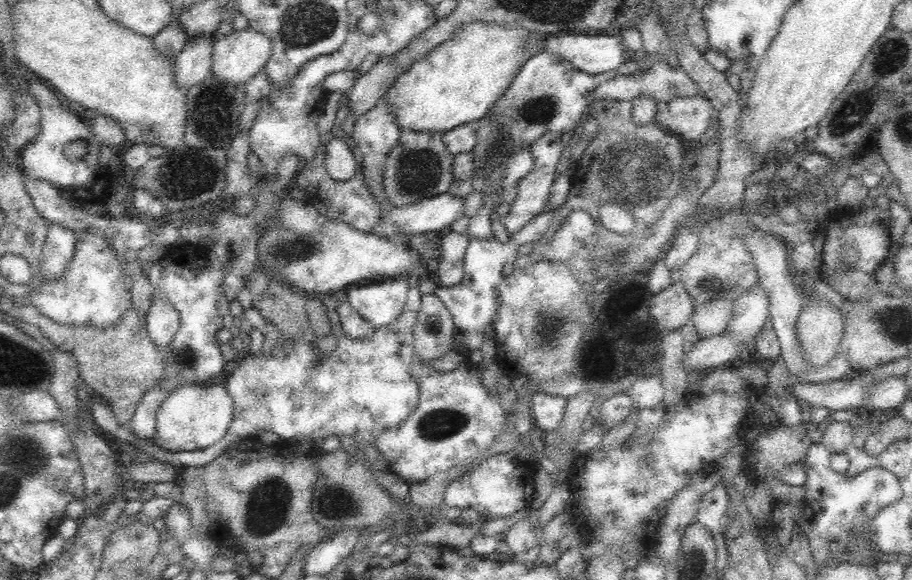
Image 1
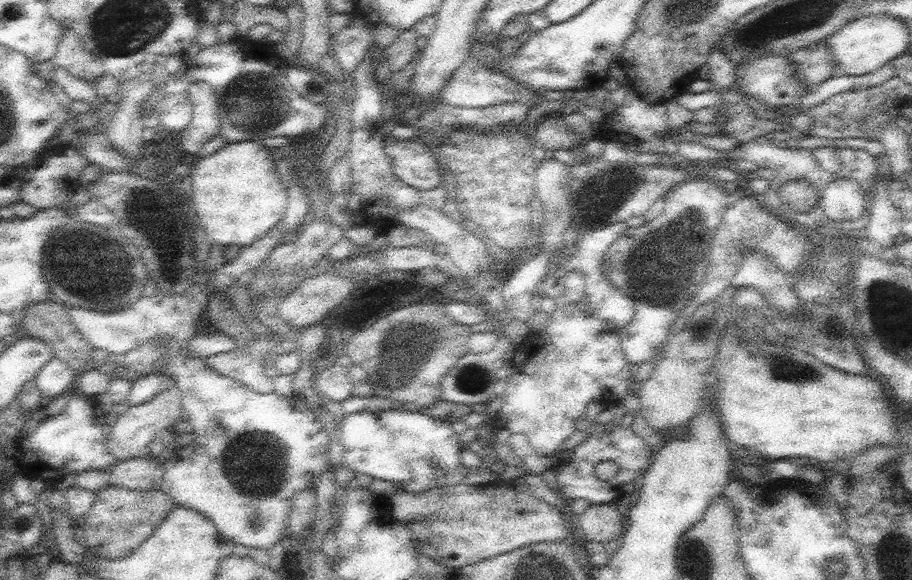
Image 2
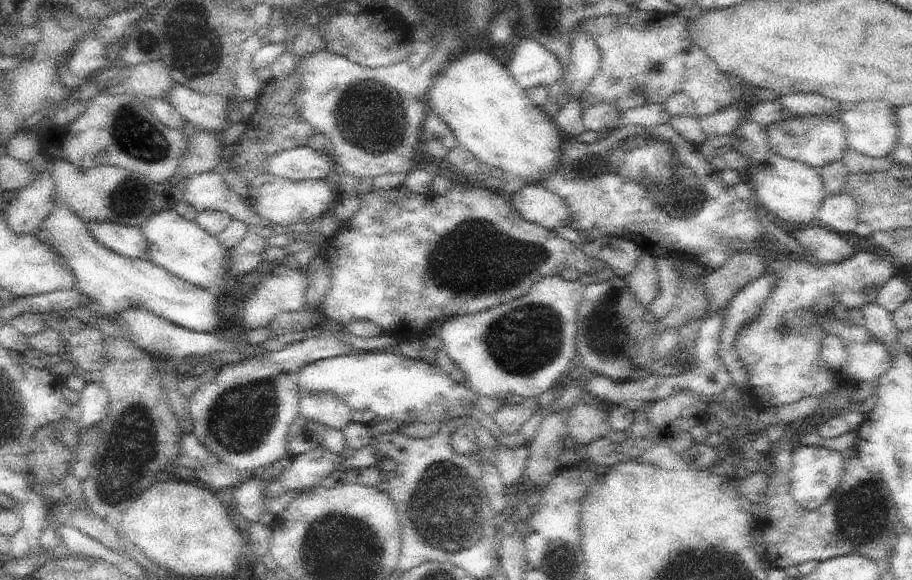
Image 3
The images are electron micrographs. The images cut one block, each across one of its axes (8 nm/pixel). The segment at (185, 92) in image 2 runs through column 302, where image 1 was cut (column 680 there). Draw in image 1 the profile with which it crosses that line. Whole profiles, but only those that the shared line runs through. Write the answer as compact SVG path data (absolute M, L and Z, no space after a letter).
M702 91L690 96L676 96L670 102L657 103L655 122L667 132L674 132L685 143L702 141L719 112Z

